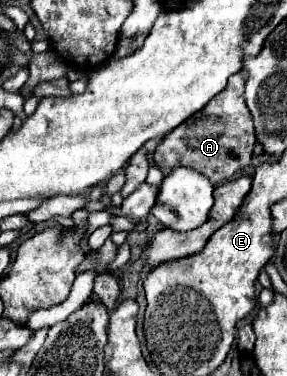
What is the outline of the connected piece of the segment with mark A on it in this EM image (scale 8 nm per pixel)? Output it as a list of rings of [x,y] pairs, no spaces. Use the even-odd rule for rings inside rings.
[[[234,73],[222,93],[202,109],[202,113],[196,113],[190,117],[190,121],[184,121],[170,133],[170,137],[164,137],[162,143],[154,151],[154,165],[160,169],[176,169],[180,165],[192,167],[198,173],[206,175],[212,185],[220,185],[228,181],[238,169],[250,165],[252,159],[252,147],[256,143],[256,133],[252,125],[252,115],[244,103],[244,81],[246,73]]]

